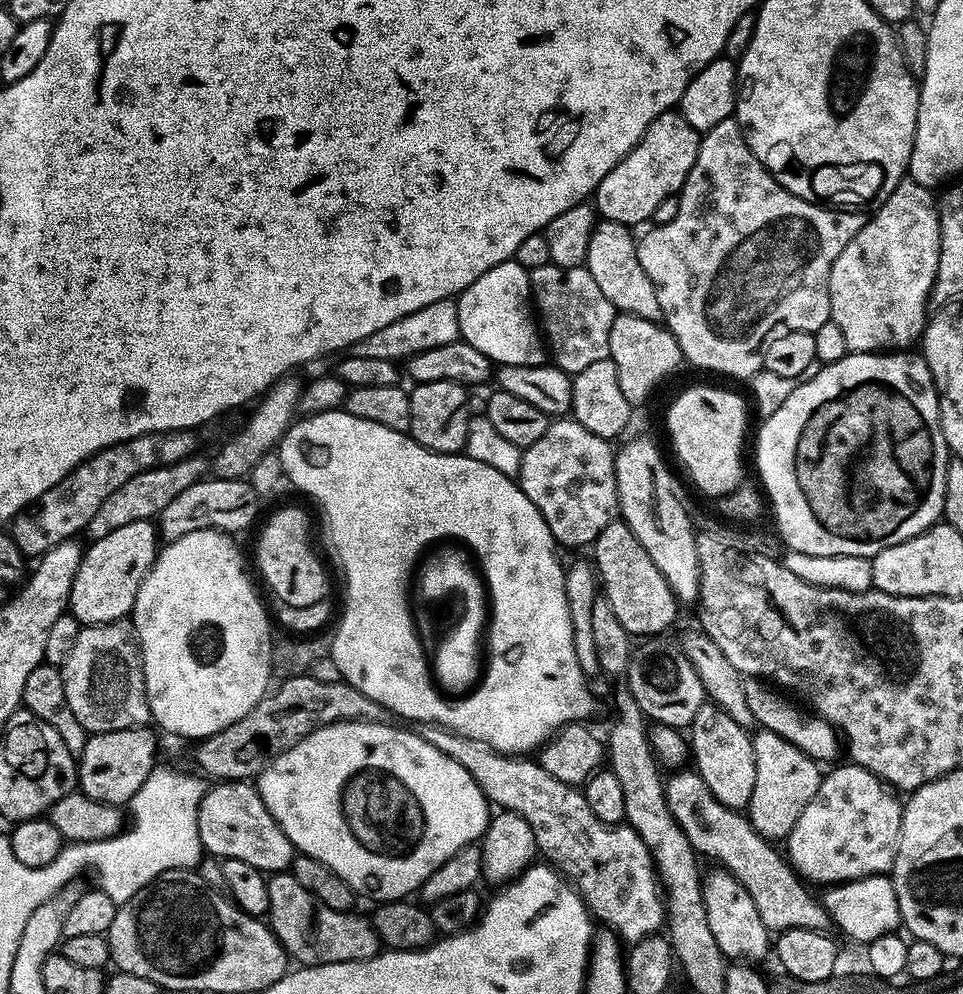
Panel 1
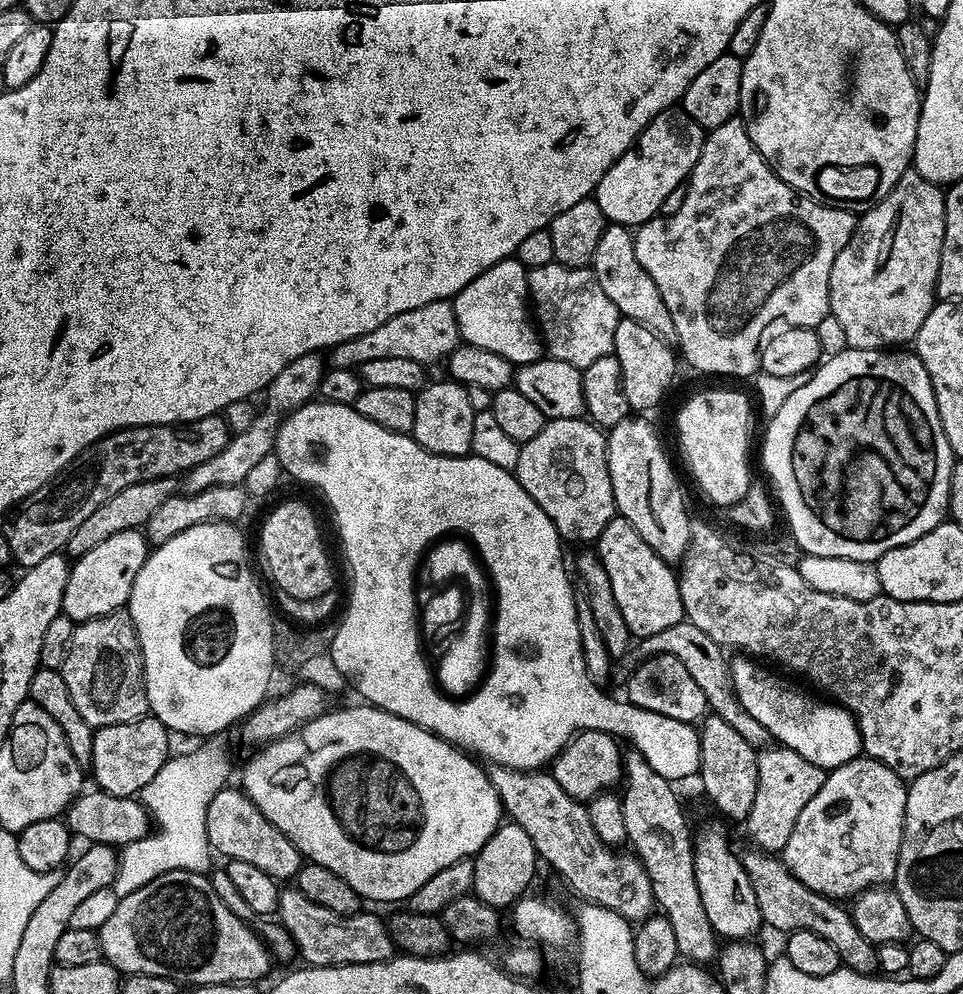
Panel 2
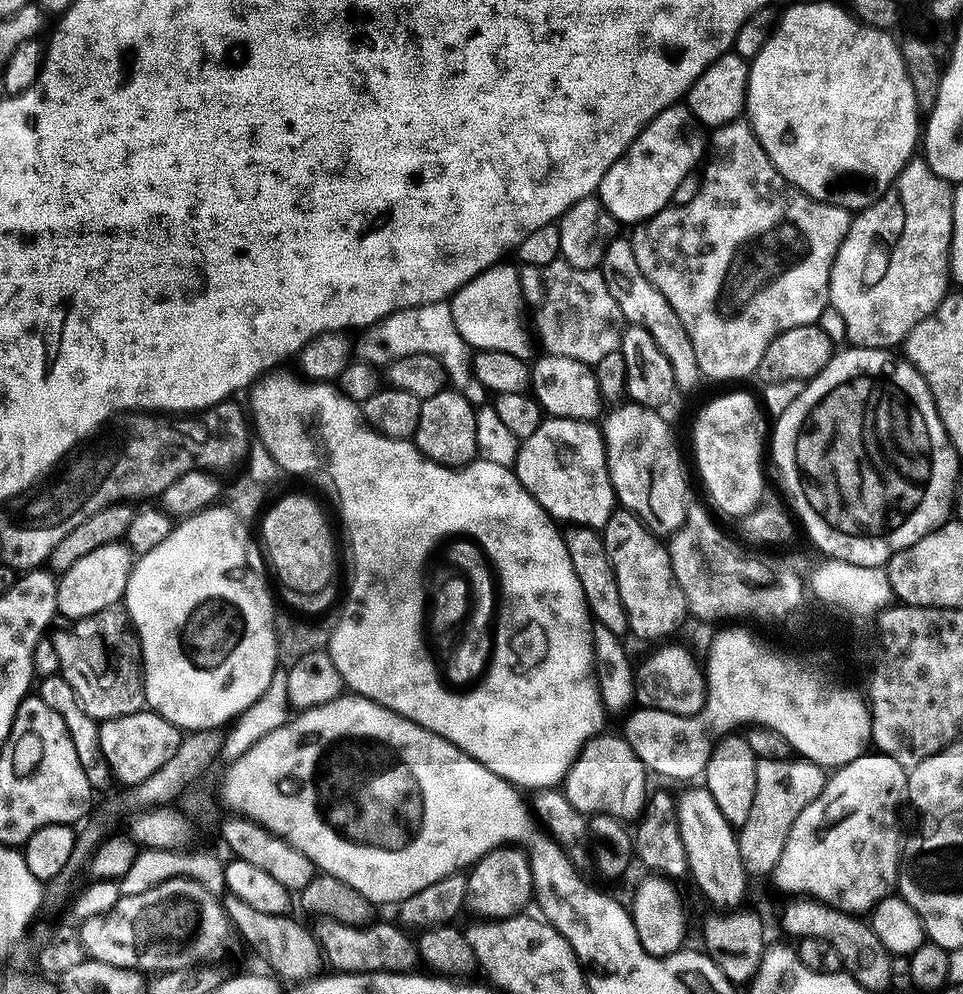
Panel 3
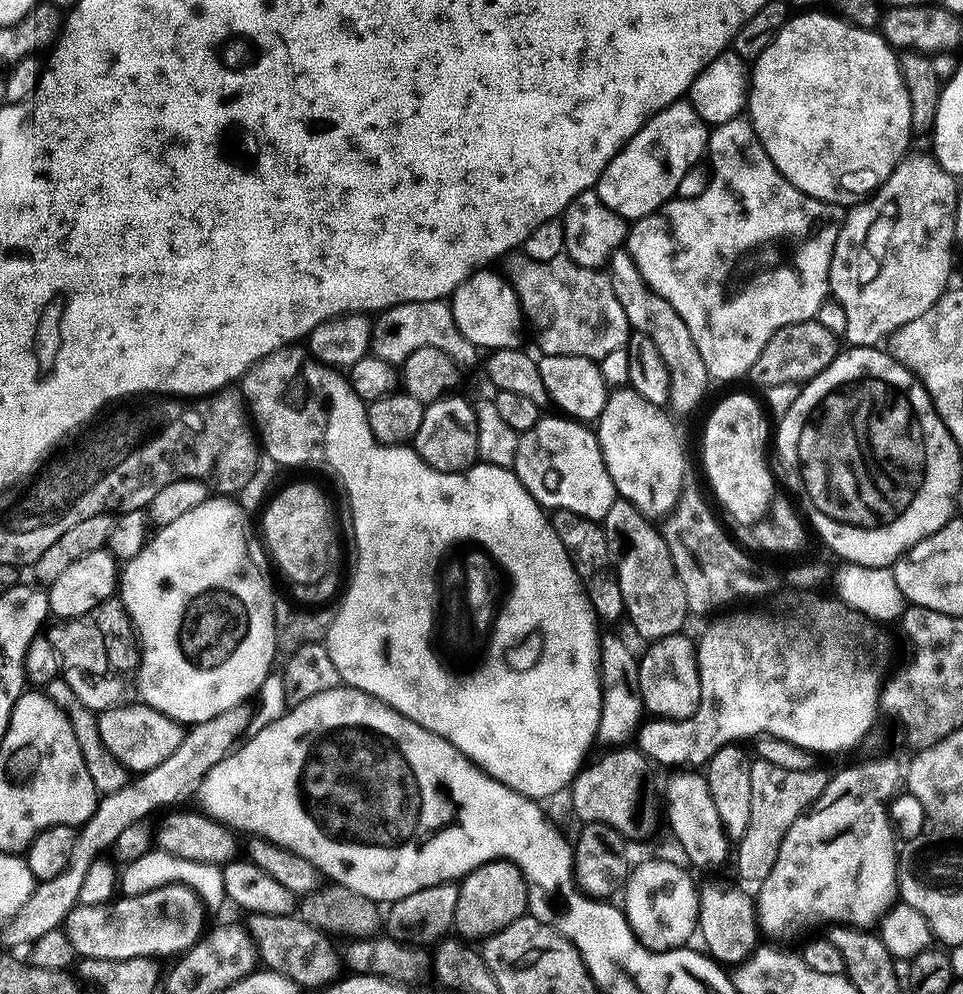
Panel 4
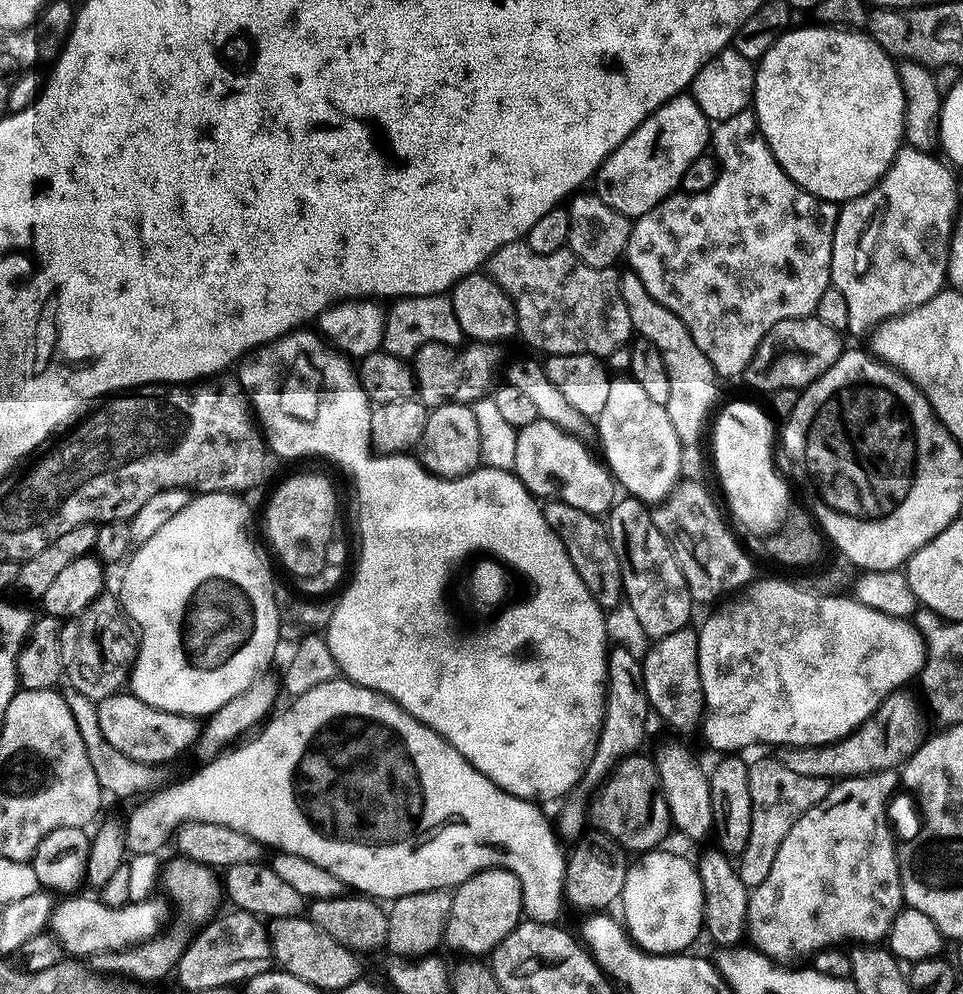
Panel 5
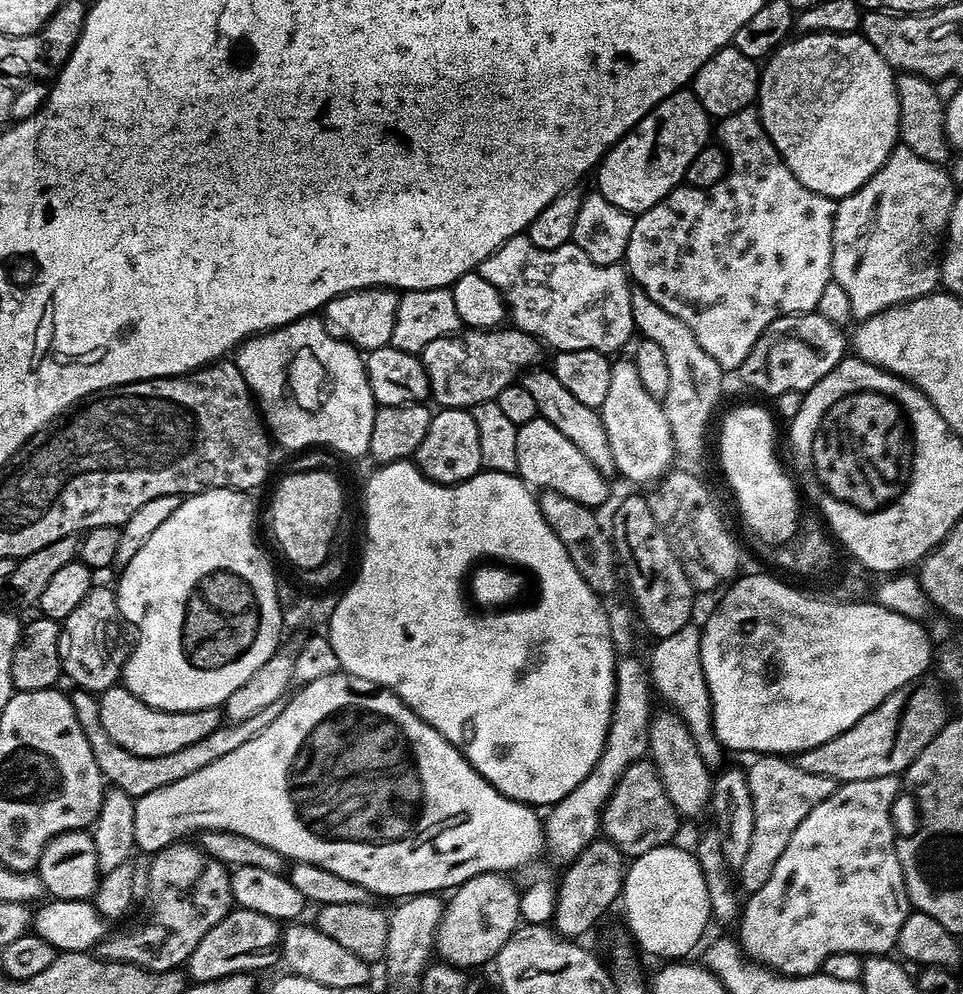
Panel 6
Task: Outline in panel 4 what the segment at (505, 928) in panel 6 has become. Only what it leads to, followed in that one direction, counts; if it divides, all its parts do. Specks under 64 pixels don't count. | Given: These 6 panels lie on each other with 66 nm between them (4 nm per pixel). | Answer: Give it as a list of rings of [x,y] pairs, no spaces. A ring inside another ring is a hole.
[[[499,858],[484,863],[463,877],[459,885],[453,929],[457,935],[470,940],[474,940],[476,936],[480,938],[492,935],[510,925],[512,921],[525,915],[530,904],[530,886],[520,867],[508,859]]]

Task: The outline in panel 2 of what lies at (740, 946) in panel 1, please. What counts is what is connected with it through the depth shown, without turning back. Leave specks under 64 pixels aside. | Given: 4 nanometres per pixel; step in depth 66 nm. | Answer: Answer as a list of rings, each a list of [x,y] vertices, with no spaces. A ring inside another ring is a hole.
[[[704,828],[701,832],[697,831],[694,836],[694,847],[696,853],[694,854],[694,878],[698,882],[698,894],[702,894],[702,906],[706,909],[706,918],[710,918],[710,926],[716,931],[717,937],[723,938],[725,941],[730,940],[747,940],[755,937],[755,932],[762,928],[762,921],[760,919],[760,911],[758,910],[758,898],[754,898],[754,886],[750,886],[750,878],[744,869],[744,861],[739,855],[735,856],[732,853],[732,848],[728,845],[728,840],[716,828]]]

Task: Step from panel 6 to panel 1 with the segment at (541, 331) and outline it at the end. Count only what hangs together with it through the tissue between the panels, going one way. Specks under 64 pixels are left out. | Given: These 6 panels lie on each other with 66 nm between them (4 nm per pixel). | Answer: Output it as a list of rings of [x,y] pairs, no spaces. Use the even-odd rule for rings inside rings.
[[[549,262],[546,266],[531,269],[530,279],[534,308],[543,335],[550,345],[550,356],[555,367],[575,374],[586,370],[586,366],[594,362],[608,359],[610,326],[618,313],[610,298],[602,294],[602,289],[598,287],[598,282],[594,282],[587,267],[559,268]]]

